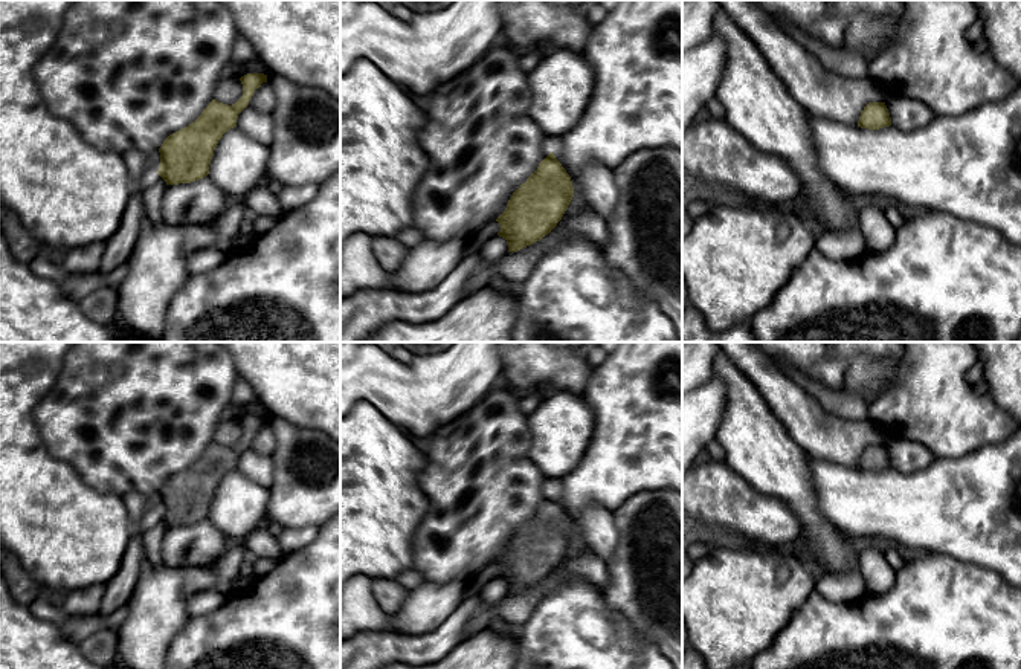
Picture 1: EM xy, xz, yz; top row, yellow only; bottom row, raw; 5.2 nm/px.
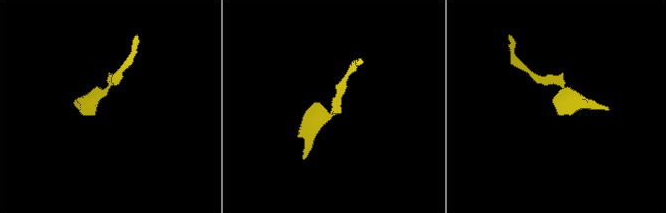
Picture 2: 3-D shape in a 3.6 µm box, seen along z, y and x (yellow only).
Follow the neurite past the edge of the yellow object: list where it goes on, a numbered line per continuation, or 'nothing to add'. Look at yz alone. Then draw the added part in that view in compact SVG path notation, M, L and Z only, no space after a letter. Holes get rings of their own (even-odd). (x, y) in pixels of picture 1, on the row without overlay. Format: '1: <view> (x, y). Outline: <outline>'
nothing to add

